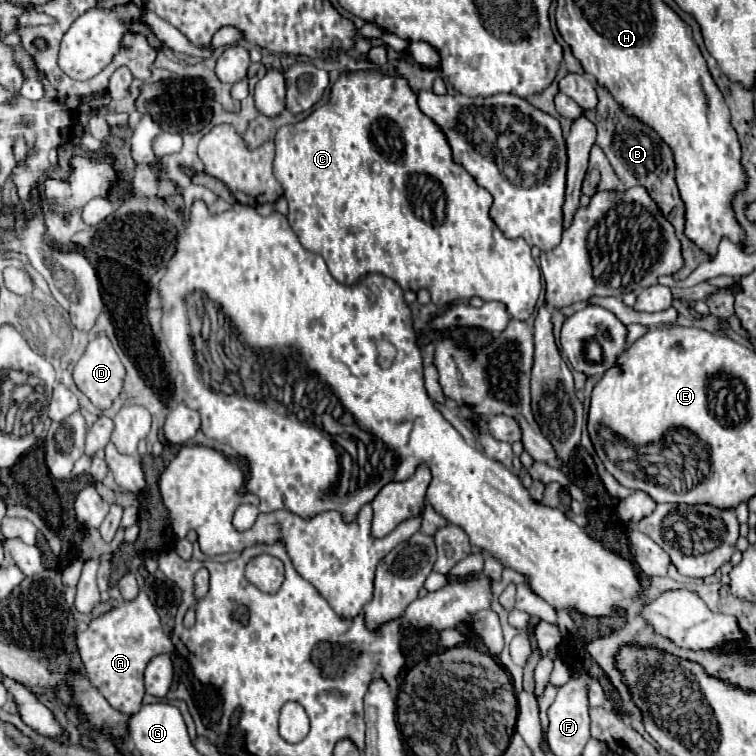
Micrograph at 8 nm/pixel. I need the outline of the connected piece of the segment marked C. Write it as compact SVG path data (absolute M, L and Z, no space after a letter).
M380 71L342 73L338 77L338 81L332 85L328 103L318 107L304 121L300 121L296 125L280 127L274 141L276 141L274 175L284 187L284 197L290 207L288 221L290 221L294 233L298 235L300 243L304 245L304 249L324 257L324 261L336 281L340 281L344 285L354 285L366 273L380 273L380 275L392 277L404 291L428 289L432 295L432 303L438 307L446 307L452 301L470 299L476 295L484 301L502 301L508 307L510 317L514 317L514 319L526 321L532 315L538 295L540 295L540 289L542 289L542 277L540 277L540 269L538 269L536 261L532 259L530 245L522 239L506 239L504 233L500 233L500 229L496 229L494 221L488 215L490 205L492 205L492 195L484 187L480 187L464 167L460 167L452 161L452 151L450 151L450 145L448 145L444 133L440 133L440 129L436 129L436 123L432 119L428 119L428 117L424 117L424 113L420 113L416 93L408 87L406 79L392 77L392 75L386 75Z

